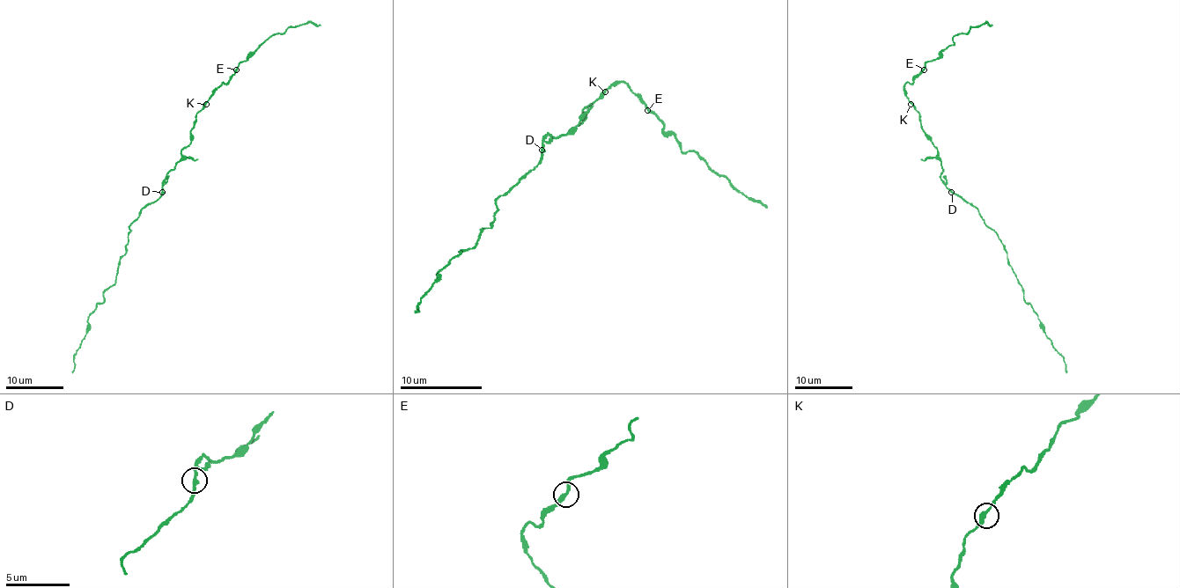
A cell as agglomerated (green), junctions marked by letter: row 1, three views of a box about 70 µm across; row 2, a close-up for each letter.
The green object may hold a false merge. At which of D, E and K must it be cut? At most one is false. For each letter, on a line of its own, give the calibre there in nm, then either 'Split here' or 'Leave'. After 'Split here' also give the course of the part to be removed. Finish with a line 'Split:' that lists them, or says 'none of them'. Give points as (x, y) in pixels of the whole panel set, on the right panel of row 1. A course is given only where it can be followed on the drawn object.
D: Thickness 240 nm. Leave
E: Thickness 240 nm. Leave
K: Thickness 240 nm. Leave
Split: none of them

